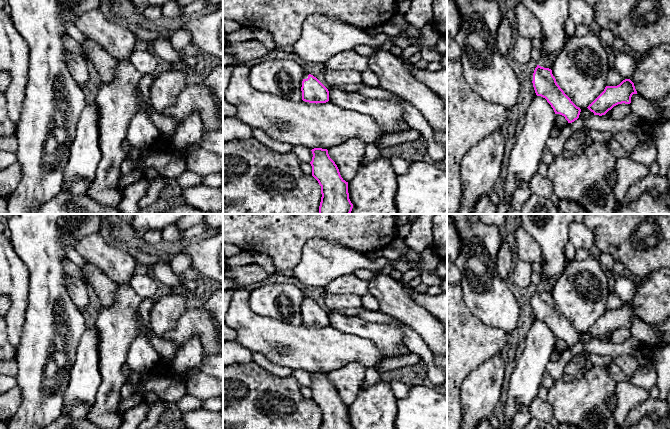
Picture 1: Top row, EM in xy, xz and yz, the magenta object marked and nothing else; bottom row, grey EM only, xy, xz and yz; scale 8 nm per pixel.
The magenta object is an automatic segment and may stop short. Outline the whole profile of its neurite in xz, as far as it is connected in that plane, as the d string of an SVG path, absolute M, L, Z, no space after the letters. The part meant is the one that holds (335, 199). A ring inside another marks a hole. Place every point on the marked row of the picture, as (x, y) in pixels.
M314 148L311 151L312 176L321 186L319 214L350 214L353 204L349 199L348 182L341 177L327 149Z

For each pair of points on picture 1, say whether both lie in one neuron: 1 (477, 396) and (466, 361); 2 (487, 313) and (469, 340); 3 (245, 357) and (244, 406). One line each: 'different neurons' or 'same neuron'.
1: different neurons
2: different neurons
3: different neurons

